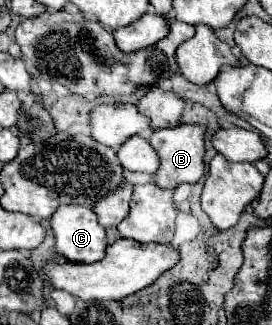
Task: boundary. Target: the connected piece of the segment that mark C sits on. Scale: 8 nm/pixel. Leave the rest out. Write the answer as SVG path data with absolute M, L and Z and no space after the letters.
M62 205L50 219L56 249L74 263L94 263L104 257L106 231L90 207Z

